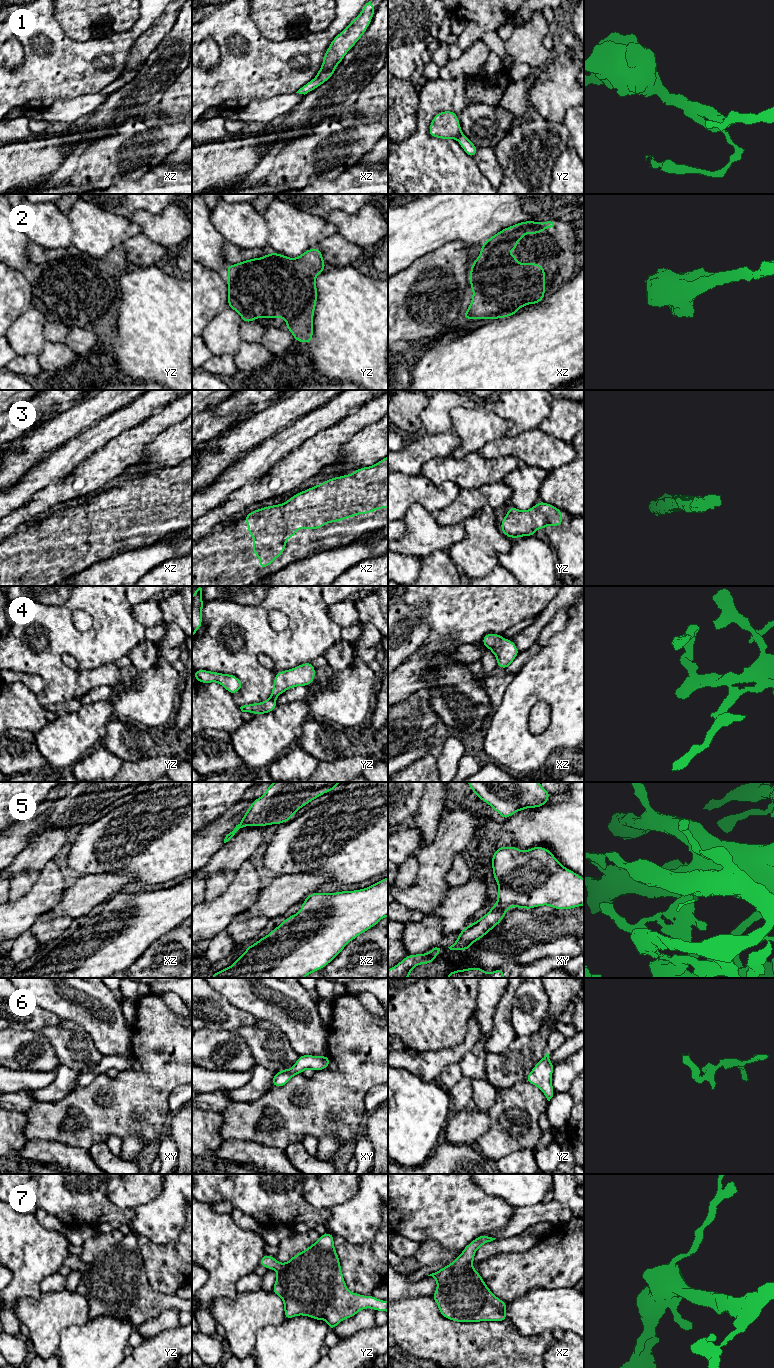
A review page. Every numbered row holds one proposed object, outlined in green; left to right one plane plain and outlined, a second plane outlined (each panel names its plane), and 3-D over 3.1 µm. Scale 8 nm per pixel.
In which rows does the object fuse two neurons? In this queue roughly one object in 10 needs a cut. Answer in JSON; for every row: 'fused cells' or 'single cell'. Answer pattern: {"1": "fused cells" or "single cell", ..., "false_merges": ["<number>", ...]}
{"1": "fused cells", "2": "single cell", "3": "single cell", "4": "single cell", "5": "single cell", "6": "single cell", "7": "single cell", "false_merges": ["1"]}

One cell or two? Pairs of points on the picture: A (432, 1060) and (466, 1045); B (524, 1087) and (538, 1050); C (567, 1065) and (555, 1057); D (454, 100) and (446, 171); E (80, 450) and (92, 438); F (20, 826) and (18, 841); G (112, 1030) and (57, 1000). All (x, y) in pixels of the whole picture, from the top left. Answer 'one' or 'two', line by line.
A: one
B: two
C: two
D: one
E: one
F: one
G: one

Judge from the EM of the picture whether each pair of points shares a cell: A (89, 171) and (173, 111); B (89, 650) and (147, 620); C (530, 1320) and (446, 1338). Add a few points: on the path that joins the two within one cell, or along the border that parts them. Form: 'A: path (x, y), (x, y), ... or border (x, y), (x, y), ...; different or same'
A: border (162, 117), (181, 118); different
B: border (132, 614), (145, 628); different
C: border (508, 1319), (521, 1334), (533, 1335); different

